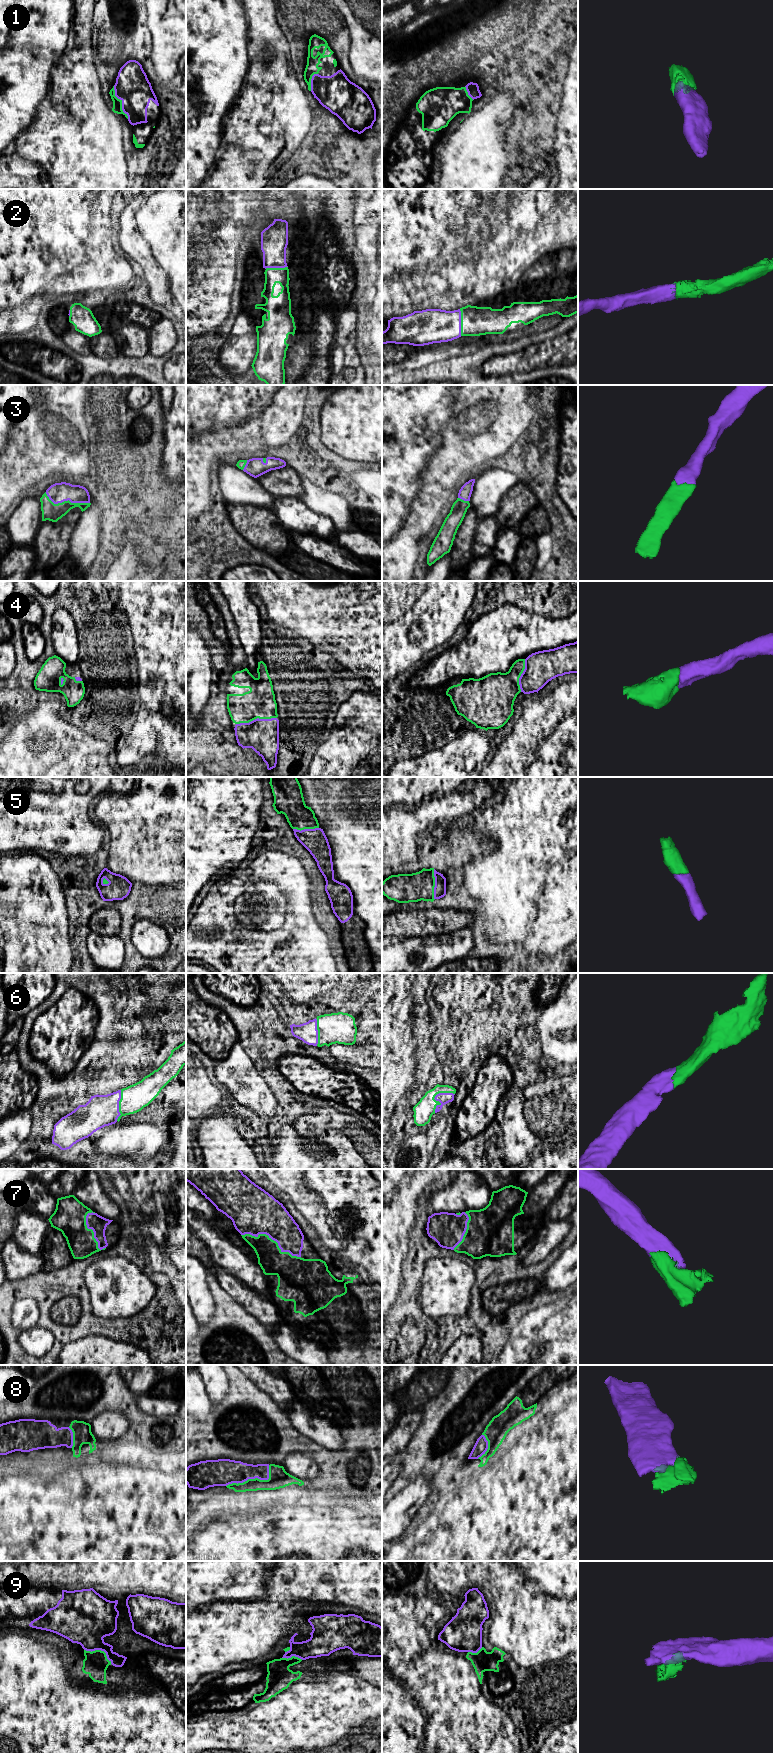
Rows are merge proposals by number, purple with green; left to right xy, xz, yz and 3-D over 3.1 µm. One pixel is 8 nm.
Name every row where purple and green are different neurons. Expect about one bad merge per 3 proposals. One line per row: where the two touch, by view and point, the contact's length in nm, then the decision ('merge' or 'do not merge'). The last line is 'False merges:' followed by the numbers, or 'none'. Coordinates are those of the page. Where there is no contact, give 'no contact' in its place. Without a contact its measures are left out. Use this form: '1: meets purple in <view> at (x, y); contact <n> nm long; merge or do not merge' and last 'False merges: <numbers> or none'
1: meets purple in xy at (122, 102); contact 300 nm long; merge
2: meets purple in yz at (460, 322); contact 220 nm long; merge
3: meets purple in xy at (66, 500); contact 380 nm long; merge
4: meets purple in xz at (257, 718); contact 340 nm long; merge
5: meets purple in yz at (435, 884); contact 240 nm long; merge
6: meets purple in yz at (435, 1096); contact 220 nm long; merge
7: meets purple in xz at (272, 1239); contact 500 nm long; merge
8: meets purple in xz at (253, 1478); contact 400 nm long; merge
9: meets purple in xy at (100, 1649); contact 260 nm long; do not merge
False merges: 9

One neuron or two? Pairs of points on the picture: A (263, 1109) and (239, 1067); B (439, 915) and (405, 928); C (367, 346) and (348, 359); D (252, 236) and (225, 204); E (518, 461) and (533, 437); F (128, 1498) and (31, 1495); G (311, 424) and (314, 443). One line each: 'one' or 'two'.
A: one
B: one
C: two
D: two
E: one
F: one
G: one

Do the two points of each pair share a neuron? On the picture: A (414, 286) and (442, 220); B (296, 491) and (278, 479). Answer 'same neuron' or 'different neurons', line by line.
A: same neuron
B: same neuron

